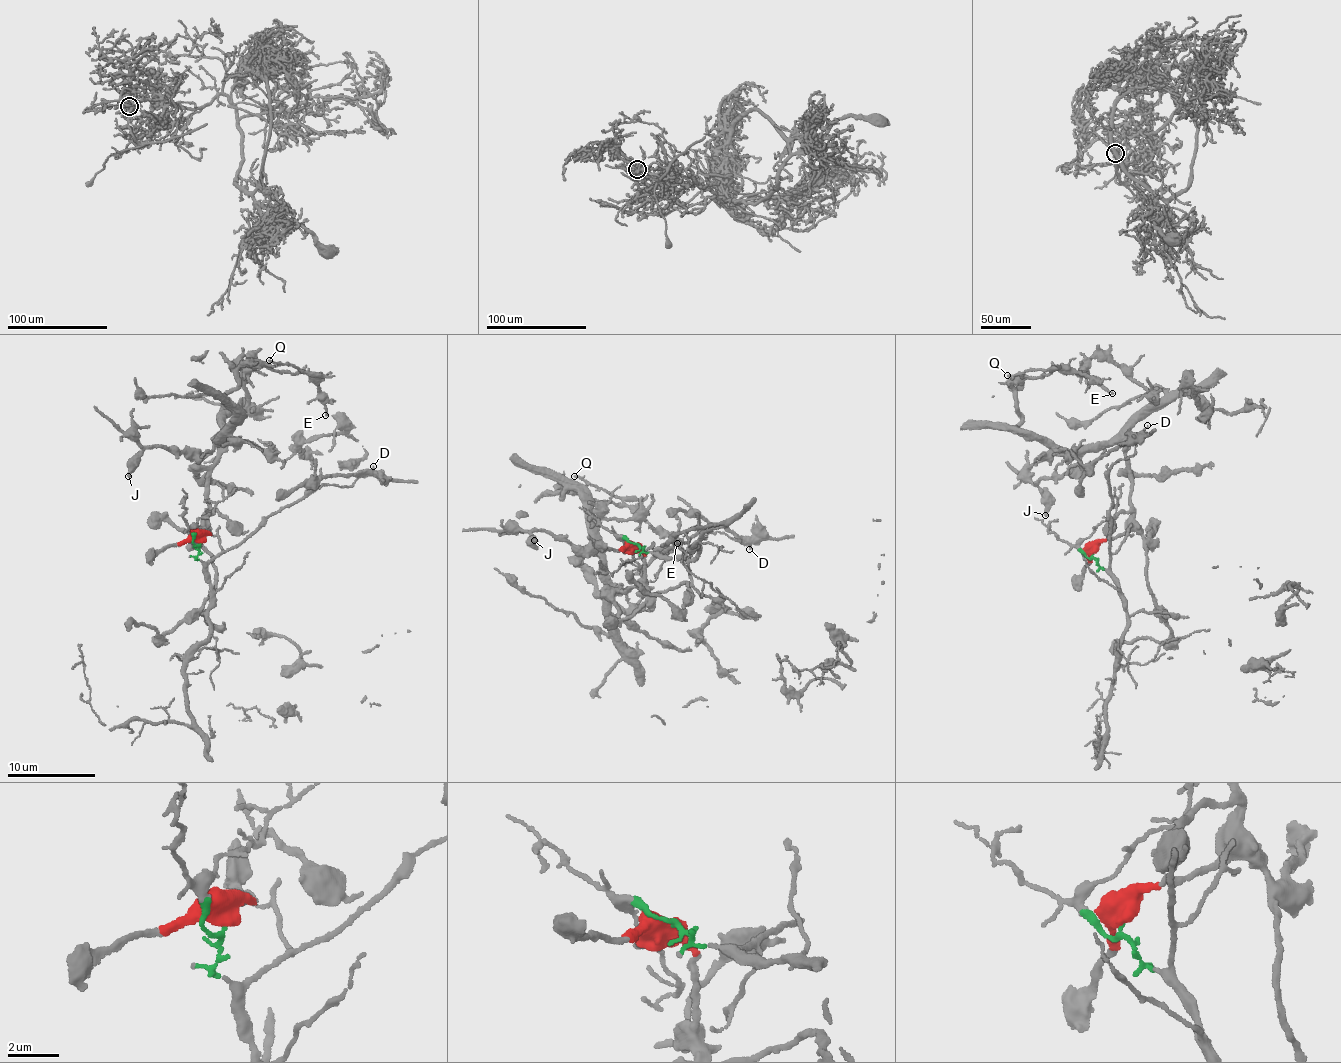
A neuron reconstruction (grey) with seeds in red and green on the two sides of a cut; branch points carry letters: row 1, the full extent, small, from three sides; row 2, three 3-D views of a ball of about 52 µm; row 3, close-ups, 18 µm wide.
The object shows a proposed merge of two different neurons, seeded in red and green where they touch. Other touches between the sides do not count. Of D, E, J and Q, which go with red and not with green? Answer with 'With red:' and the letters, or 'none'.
With red: E, J, Q

